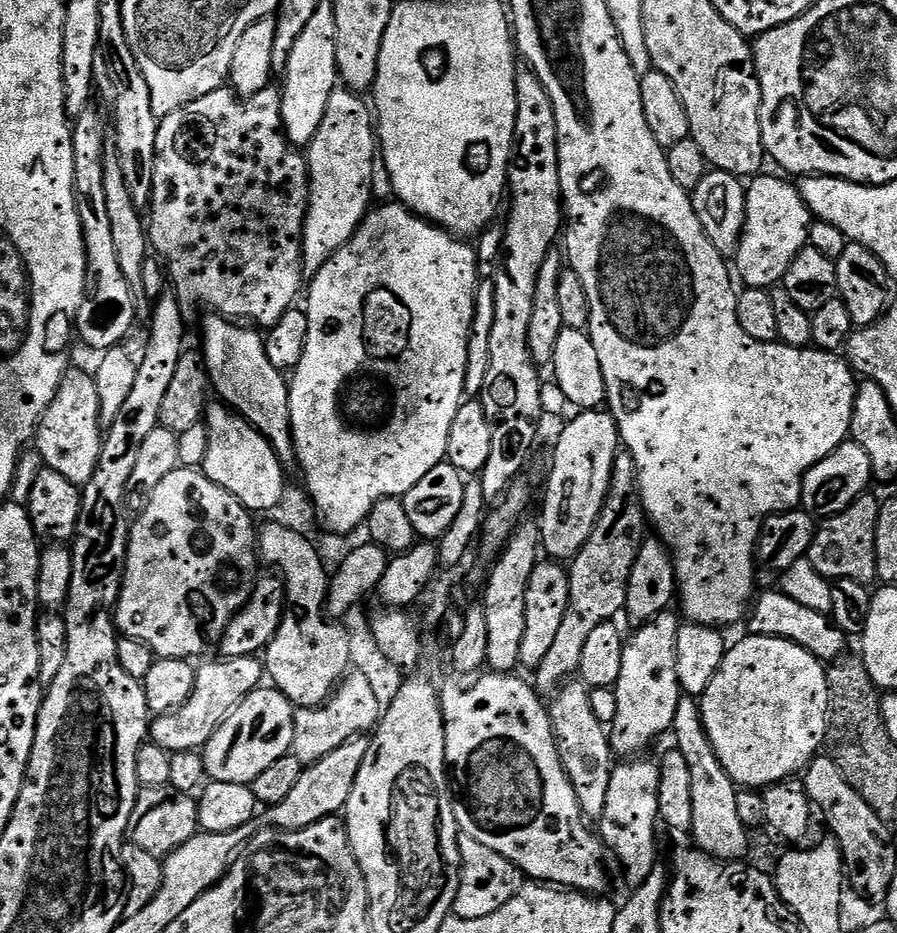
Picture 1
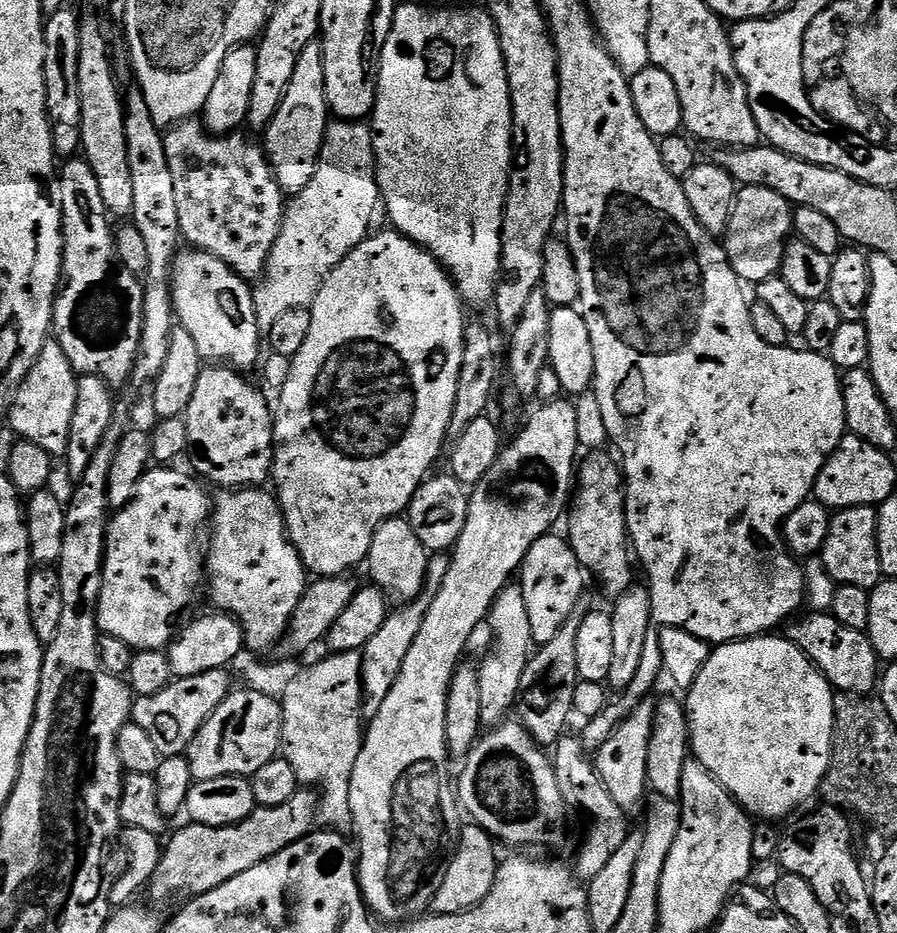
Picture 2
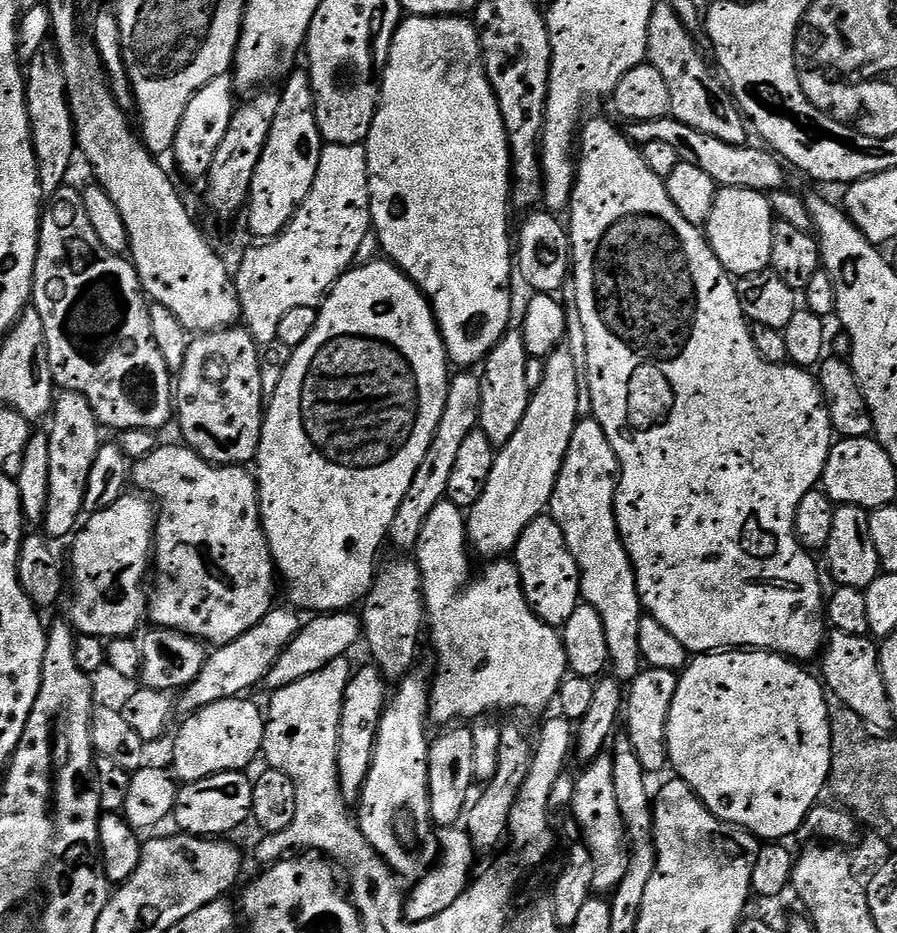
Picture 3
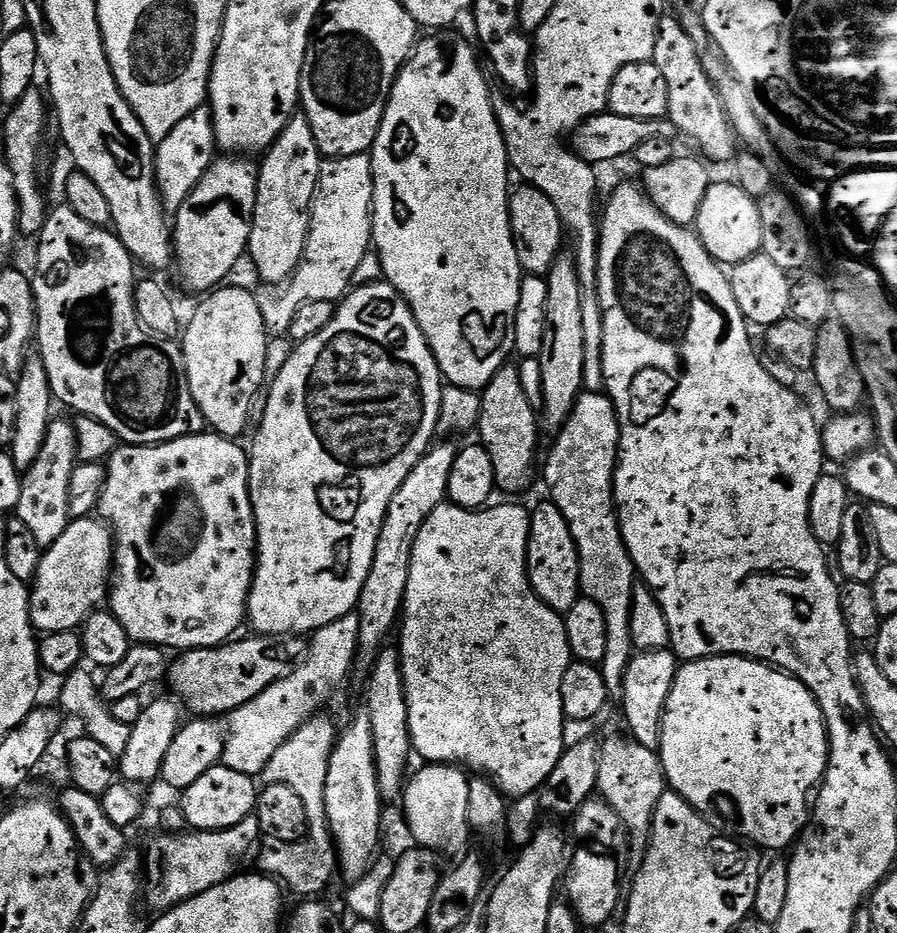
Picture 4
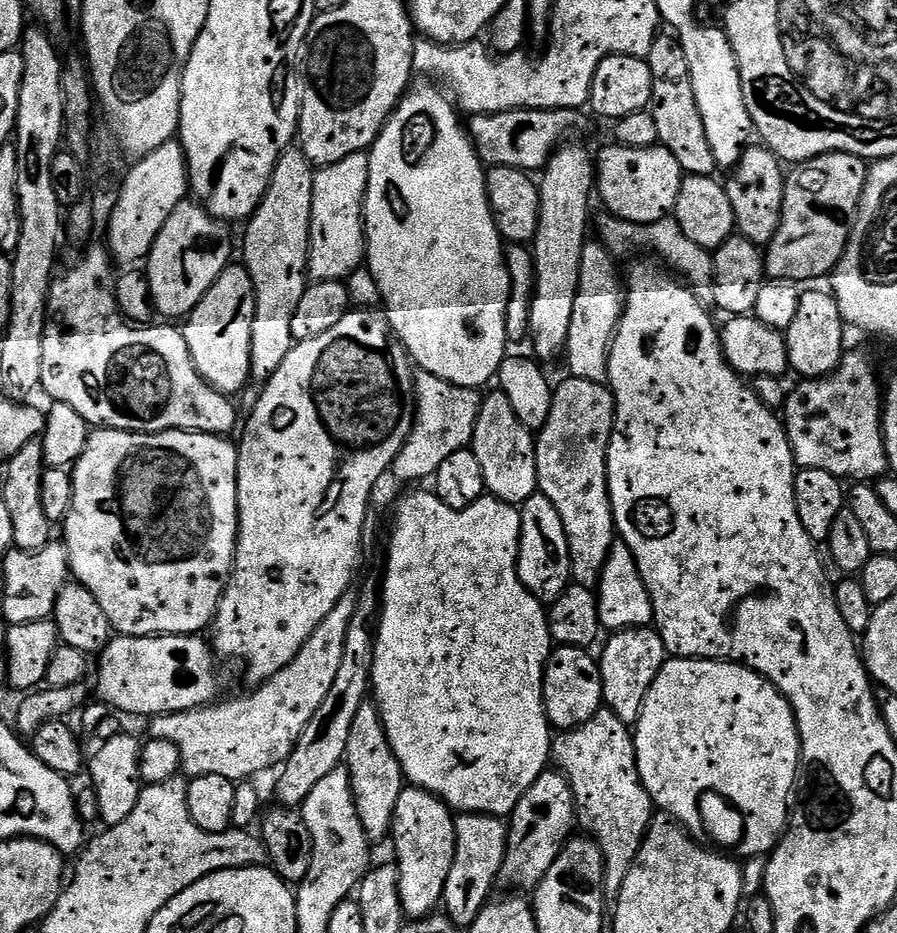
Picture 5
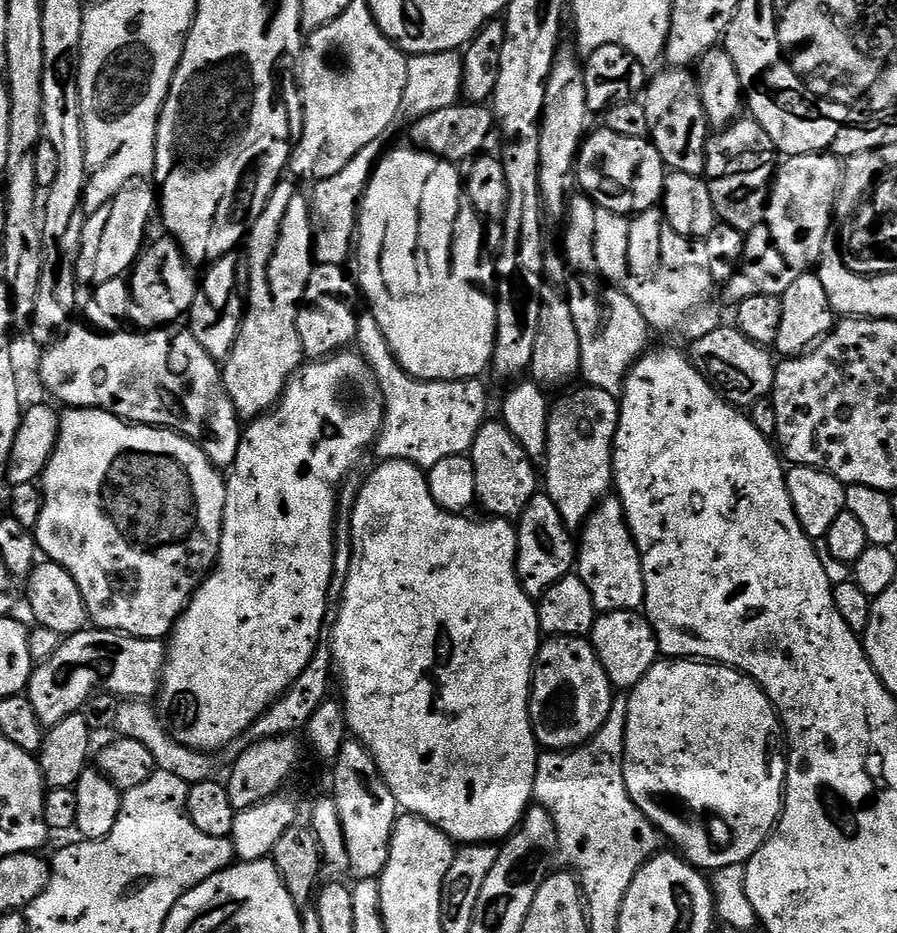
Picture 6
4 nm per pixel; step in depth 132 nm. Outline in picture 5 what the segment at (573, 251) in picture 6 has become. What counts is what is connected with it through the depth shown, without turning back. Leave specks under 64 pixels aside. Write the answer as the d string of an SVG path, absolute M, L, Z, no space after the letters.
M604 214L604 217L597 224L595 221L594 228L595 231L596 228L600 231L600 236L598 236L599 243L603 244L612 253L613 257L628 256L635 248L640 248L644 243L648 243L665 260L663 263L673 273L683 277L693 289L711 289L716 283L714 262L712 261L713 253L709 249L698 246L698 242L690 242L690 238L686 238L686 234L682 234L682 226L678 226L675 218L643 225L631 224L625 220L619 220L618 217L611 214Z

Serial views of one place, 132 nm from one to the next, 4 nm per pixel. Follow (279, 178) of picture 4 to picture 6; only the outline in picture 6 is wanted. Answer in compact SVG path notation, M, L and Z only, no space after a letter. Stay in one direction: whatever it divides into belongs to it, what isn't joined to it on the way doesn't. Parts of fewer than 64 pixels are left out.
M281 179L246 236L248 306L232 353L222 364L224 389L236 407L236 415L241 418L255 418L272 411L284 395L289 380L300 371L306 360L296 319L314 267L314 217L310 211L309 197L299 187L303 188L291 179Z

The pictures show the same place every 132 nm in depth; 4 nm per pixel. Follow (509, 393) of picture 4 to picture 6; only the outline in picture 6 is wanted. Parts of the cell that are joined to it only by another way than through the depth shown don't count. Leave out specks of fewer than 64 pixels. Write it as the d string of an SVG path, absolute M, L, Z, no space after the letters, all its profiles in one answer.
M489 419L480 429L472 443L472 465L476 468L476 499L479 507L488 511L487 515L492 518L499 518L509 522L515 521L526 510L530 498L538 494L538 468L522 448L522 442L510 434L510 430L499 419Z

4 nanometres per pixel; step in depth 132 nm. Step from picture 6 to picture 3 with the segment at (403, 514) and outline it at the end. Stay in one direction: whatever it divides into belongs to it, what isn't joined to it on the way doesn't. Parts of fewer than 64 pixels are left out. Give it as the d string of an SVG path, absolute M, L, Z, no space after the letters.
M441 502L430 510L430 518L426 518L426 526L422 526L422 534L418 538L414 549L414 559L420 567L422 582L424 583L424 606L426 609L426 628L432 632L432 648L436 651L436 660L440 663L440 673L436 677L431 677L430 687L428 689L428 714L431 723L439 726L448 726L453 722L471 722L478 716L495 713L495 708L529 708L530 711L536 712L539 708L544 708L548 703L557 699L560 691L560 684L564 681L565 676L569 675L570 669L566 650L564 649L564 637L553 625L548 624L530 606L530 602L524 593L524 587L520 581L520 571L516 569L515 563L508 558L496 558L484 568L481 576L476 576L468 584L468 575L472 572L472 564L468 561L470 557L470 545L468 542L468 529L466 527L466 516L461 508Z

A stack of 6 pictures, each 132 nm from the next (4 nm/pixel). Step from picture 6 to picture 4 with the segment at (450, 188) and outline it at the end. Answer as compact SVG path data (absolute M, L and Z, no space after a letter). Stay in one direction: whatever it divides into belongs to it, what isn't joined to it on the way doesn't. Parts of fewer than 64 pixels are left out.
M440 30L428 37L417 39L411 56L404 67L391 81L390 91L386 96L384 117L372 143L370 155L372 157L372 242L374 251L380 256L383 279L393 284L398 294L410 306L430 350L440 367L440 375L449 385L458 388L483 390L494 378L498 369L505 367L504 360L513 351L513 332L515 330L515 314L520 300L520 282L522 269L518 250L514 250L512 227L508 217L508 197L510 195L510 165L508 162L508 147L504 145L504 134L500 124L496 121L494 102L488 98L486 84L482 80L476 62L477 49L467 44L456 30Z

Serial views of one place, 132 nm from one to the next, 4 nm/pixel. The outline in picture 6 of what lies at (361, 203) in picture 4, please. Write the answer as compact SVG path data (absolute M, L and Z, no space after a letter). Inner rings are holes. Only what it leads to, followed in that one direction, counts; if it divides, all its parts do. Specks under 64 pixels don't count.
M380 140L362 146L343 170L325 180L315 181L313 192L310 192L310 211L314 217L314 260L316 264L347 265L353 259L354 245L358 240L360 223L360 202L376 169L376 162L382 155ZM381 147L381 148L380 148Z

